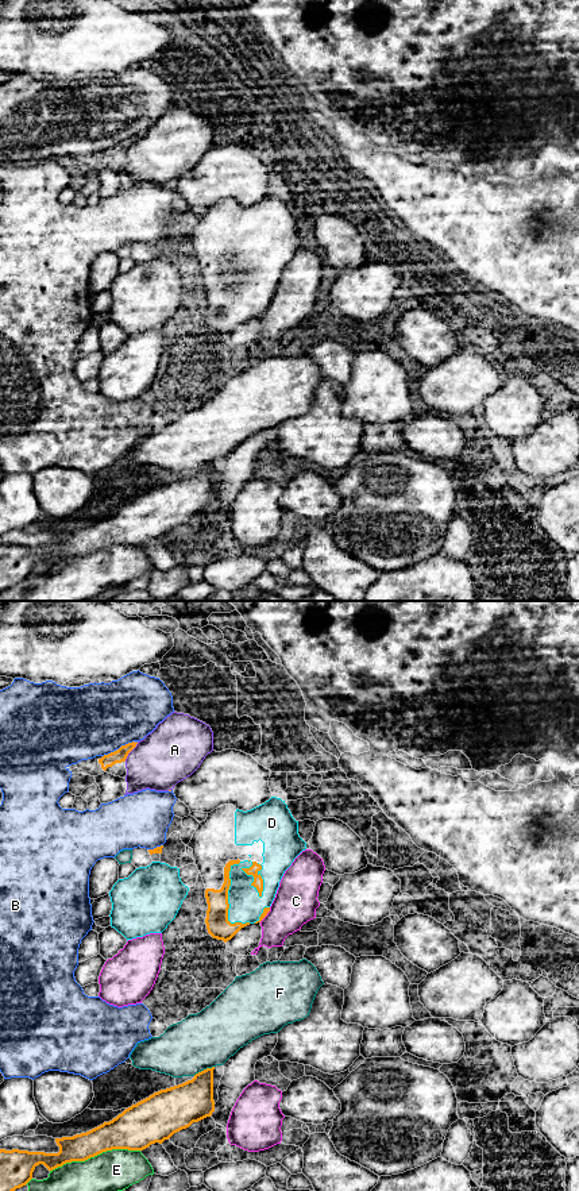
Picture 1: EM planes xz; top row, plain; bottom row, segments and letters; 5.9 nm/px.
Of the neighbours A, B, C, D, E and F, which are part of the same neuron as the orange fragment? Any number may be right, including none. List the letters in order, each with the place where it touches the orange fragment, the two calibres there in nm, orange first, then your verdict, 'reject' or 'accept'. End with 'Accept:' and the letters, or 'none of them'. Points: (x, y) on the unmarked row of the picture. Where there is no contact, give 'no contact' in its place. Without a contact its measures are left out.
A: meets orange in xz at (130, 146); 80 nm thick on the orange side, 340 nm on the other; reject
B: meets orange in xz at (126, 139); 80 nm thick on the orange side, 440 nm on the other; reject
C: meets orange in xz at (266, 309); 40 nm thick on the orange side, 260 nm on the other; reject
D: meets orange in xz at (251, 269); 60 nm thick on the orange side, 220 nm on the other; accept
E: meets orange in xz at (95, 550); 220 nm thick on the orange side, 300 nm on the other; reject
F: meets orange in xz at (204, 465); 240 nm thick on the orange side, 340 nm on the other; reject
Accept: D

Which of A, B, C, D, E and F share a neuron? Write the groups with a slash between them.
A / B / C / D / E / F

